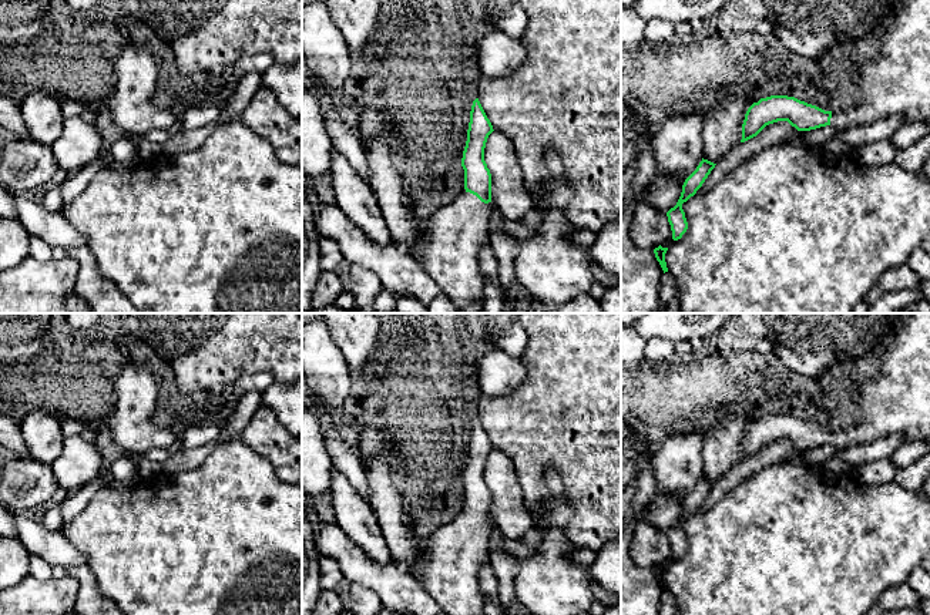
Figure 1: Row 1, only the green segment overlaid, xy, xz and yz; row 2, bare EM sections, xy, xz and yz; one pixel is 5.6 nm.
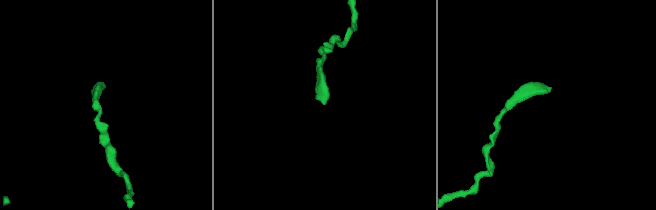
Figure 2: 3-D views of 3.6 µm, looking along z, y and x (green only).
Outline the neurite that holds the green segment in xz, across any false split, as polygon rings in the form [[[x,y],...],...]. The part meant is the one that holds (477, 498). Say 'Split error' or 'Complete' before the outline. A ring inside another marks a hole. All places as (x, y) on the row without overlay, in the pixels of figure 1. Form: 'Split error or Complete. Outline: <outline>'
Split error. Outline: [[[476,417],[461,477],[466,510],[422,540],[416,577],[446,615],[484,615],[479,572],[490,555],[491,493],[484,467],[493,450]]]

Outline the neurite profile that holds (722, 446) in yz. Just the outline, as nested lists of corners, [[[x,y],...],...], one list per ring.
[[[752,410],[729,414],[704,436],[704,478],[718,483],[732,466],[741,463],[745,433],[759,419]]]

